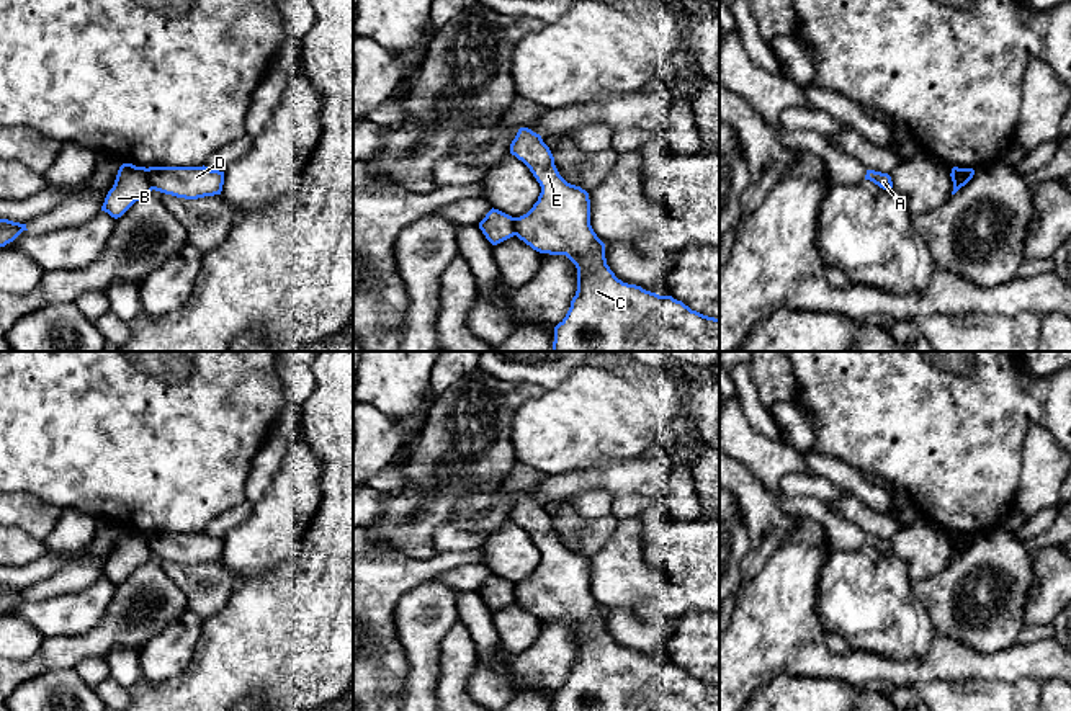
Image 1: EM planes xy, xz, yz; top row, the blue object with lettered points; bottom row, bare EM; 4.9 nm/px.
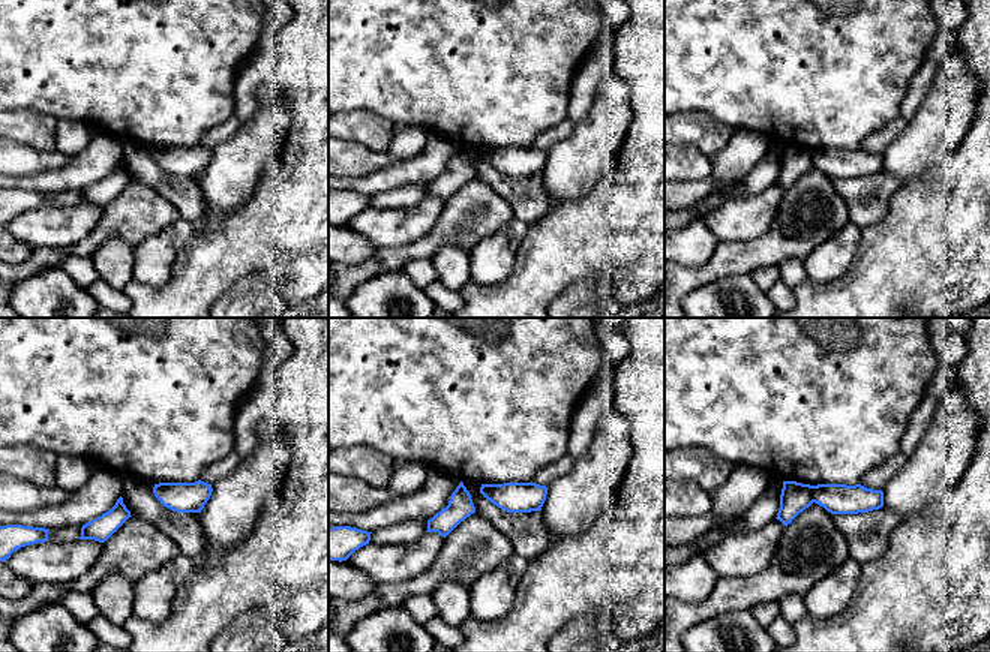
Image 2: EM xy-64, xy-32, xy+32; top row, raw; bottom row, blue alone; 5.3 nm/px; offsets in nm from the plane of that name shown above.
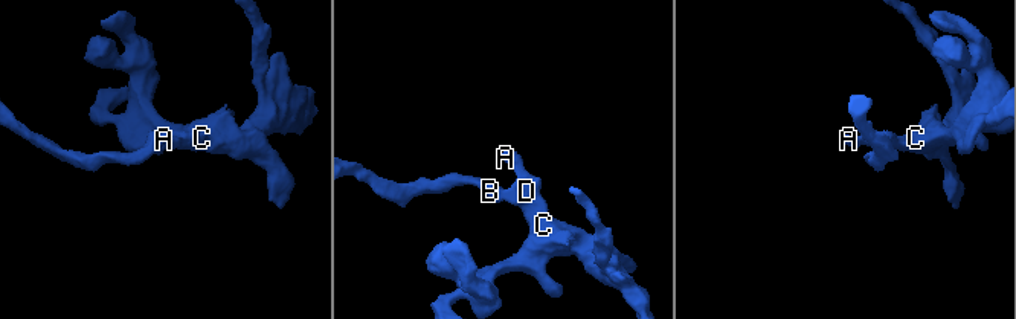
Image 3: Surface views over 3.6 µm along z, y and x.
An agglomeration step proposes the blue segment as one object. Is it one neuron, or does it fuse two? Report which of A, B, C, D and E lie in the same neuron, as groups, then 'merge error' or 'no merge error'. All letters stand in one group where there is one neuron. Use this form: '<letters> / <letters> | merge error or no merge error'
A C D E / B | merge error

